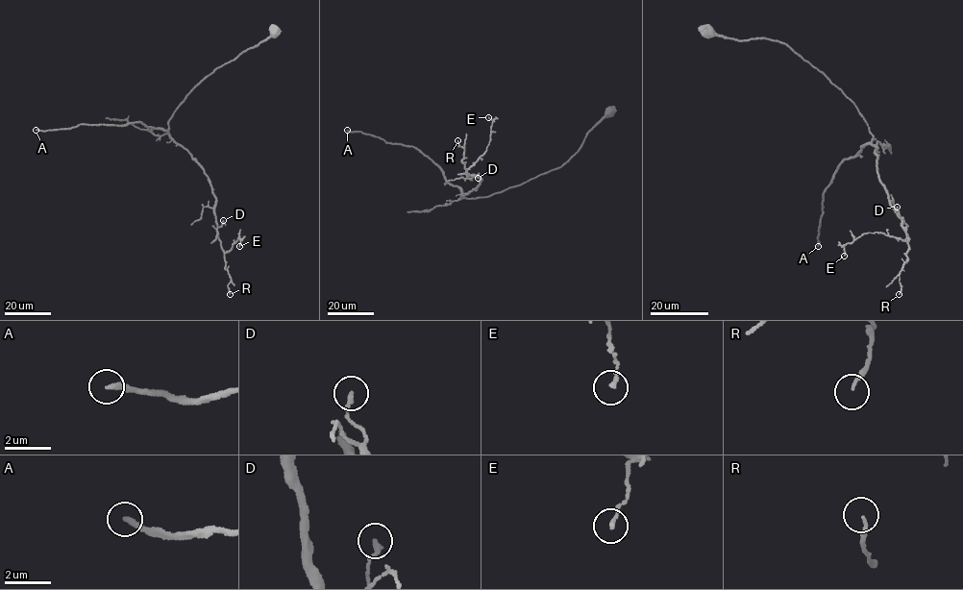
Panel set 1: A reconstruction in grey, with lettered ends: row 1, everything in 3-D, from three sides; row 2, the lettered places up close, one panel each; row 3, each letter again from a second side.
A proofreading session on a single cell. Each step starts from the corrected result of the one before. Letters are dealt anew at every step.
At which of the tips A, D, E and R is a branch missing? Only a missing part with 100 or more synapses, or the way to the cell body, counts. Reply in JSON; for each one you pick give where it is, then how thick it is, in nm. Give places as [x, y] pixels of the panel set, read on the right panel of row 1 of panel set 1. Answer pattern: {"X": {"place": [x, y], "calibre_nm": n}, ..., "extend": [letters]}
{"A": {"place": [818, 246], "calibre_nm": 240}, "extend": ["A"]}

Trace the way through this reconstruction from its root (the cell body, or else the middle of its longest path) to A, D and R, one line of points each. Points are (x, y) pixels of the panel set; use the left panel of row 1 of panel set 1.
A: (275, 33), (197, 84), (175, 110), (168, 132), (138, 121), (124, 126), (82, 124), (36, 130)
D: (275, 33), (201, 81), (169, 121), (169, 136), (187, 151), (208, 177), (215, 198), (218, 227), (223, 220)
R: (275, 33), (201, 81), (168, 122), (169, 136), (203, 170), (214, 195), (217, 235), (231, 278), (230, 294)

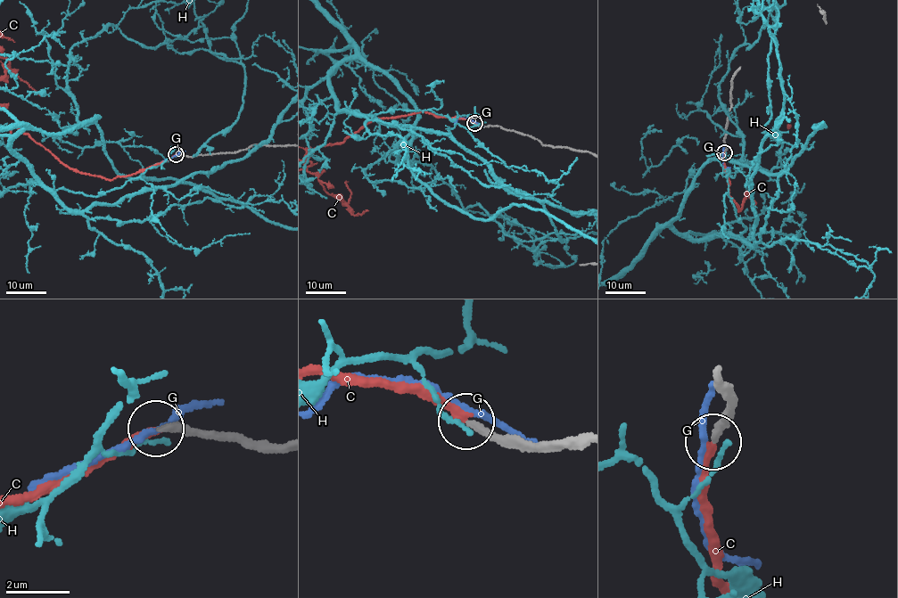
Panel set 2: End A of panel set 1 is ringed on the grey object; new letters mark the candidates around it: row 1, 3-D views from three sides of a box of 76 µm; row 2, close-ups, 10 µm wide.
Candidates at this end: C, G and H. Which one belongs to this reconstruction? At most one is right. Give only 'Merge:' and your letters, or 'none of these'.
Merge: C

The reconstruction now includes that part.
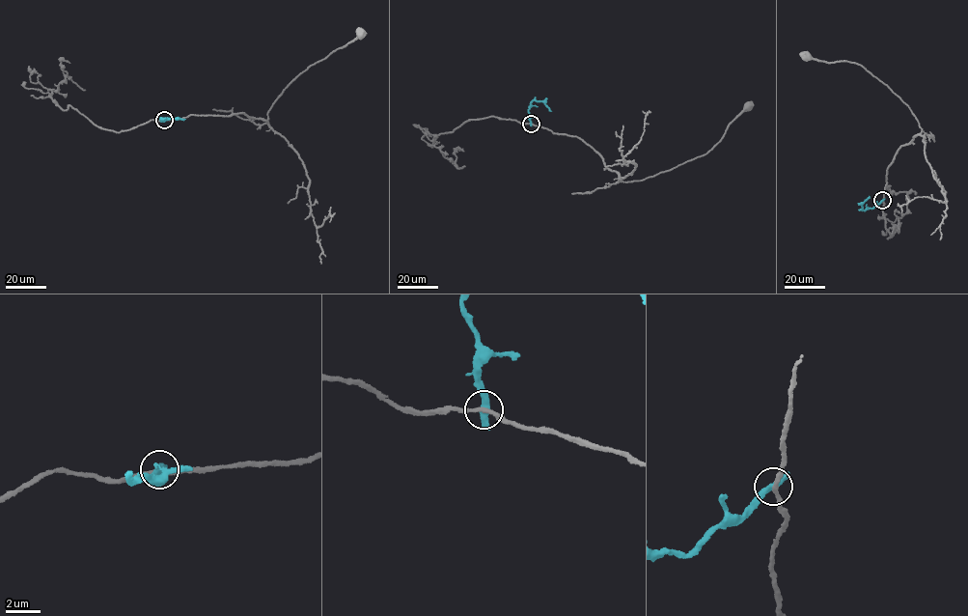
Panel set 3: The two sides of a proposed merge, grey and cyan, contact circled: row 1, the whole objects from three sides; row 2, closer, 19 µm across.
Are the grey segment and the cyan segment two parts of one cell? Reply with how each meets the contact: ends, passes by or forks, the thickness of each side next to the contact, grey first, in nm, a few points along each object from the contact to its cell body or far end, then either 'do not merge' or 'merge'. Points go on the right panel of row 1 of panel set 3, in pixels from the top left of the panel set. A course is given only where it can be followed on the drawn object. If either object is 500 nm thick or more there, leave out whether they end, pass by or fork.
grey passes by; cyan ends there; 220 nm thick on the grey side, 440 nm on the other; grey runs (883, 200), (887, 168), (900, 147), (921, 132), (918, 121), (908, 106), (862, 65), (807, 56); cyan runs (883, 200), (863, 210), (861, 205), (869, 196); do not merge

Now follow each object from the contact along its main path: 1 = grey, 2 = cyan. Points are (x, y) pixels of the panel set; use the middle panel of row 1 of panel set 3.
1: (530, 124), (579, 137), (618, 175), (621, 182), (626, 182), (705, 154), (748, 106)
2: (530, 124), (528, 109), (533, 100), (541, 100), (551, 111)

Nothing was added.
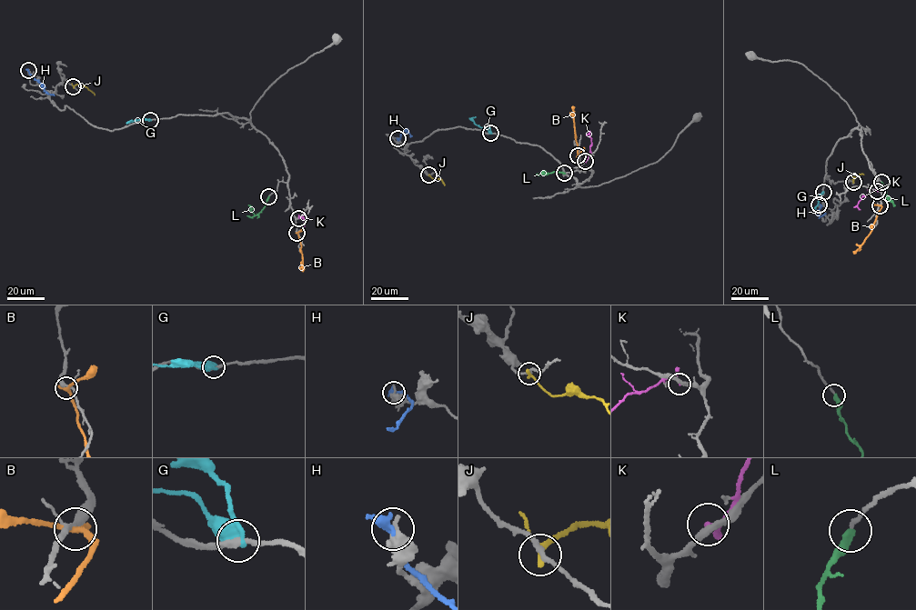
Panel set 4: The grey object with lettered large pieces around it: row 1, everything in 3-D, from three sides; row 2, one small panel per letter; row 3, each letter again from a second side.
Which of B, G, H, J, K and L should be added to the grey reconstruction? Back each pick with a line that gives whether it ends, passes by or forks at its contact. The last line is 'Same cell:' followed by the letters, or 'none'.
L: it ends
Same cell: L

